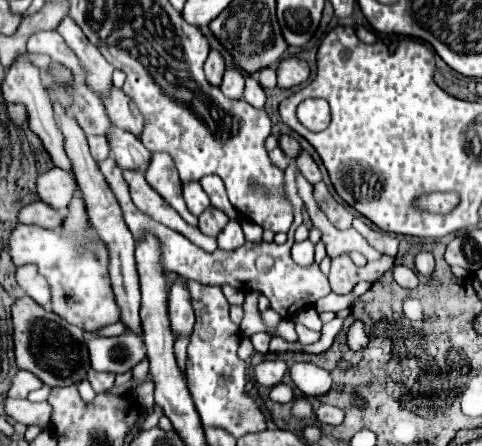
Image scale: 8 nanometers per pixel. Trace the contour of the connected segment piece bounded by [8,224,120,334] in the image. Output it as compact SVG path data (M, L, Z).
M20 224L10 234L10 256L16 266L36 264L52 290L52 312L86 334L96 334L108 324L120 322L120 308L110 284L110 258L106 242L94 236L88 242L64 236L58 230Z

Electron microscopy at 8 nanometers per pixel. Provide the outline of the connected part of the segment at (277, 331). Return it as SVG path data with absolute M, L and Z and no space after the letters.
M282 320L282 322L274 328L274 336L280 336L280 338L284 338L284 340L288 340L288 342L296 342L296 340L298 340L298 334L296 334L296 330L294 330L294 322Z

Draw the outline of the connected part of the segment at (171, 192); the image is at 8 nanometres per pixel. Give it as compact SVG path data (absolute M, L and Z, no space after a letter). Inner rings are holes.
M166 152L152 154L152 160L146 168L146 180L190 226L198 226L198 218L194 214L190 214L190 210L184 204L182 182L174 168L174 160L170 160L170 156L166 156Z

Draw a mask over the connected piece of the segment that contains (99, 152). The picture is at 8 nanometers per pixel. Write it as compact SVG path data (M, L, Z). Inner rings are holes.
M88 136L88 144L90 144L90 152L94 160L106 160L110 156L110 148L106 144L104 136Z

